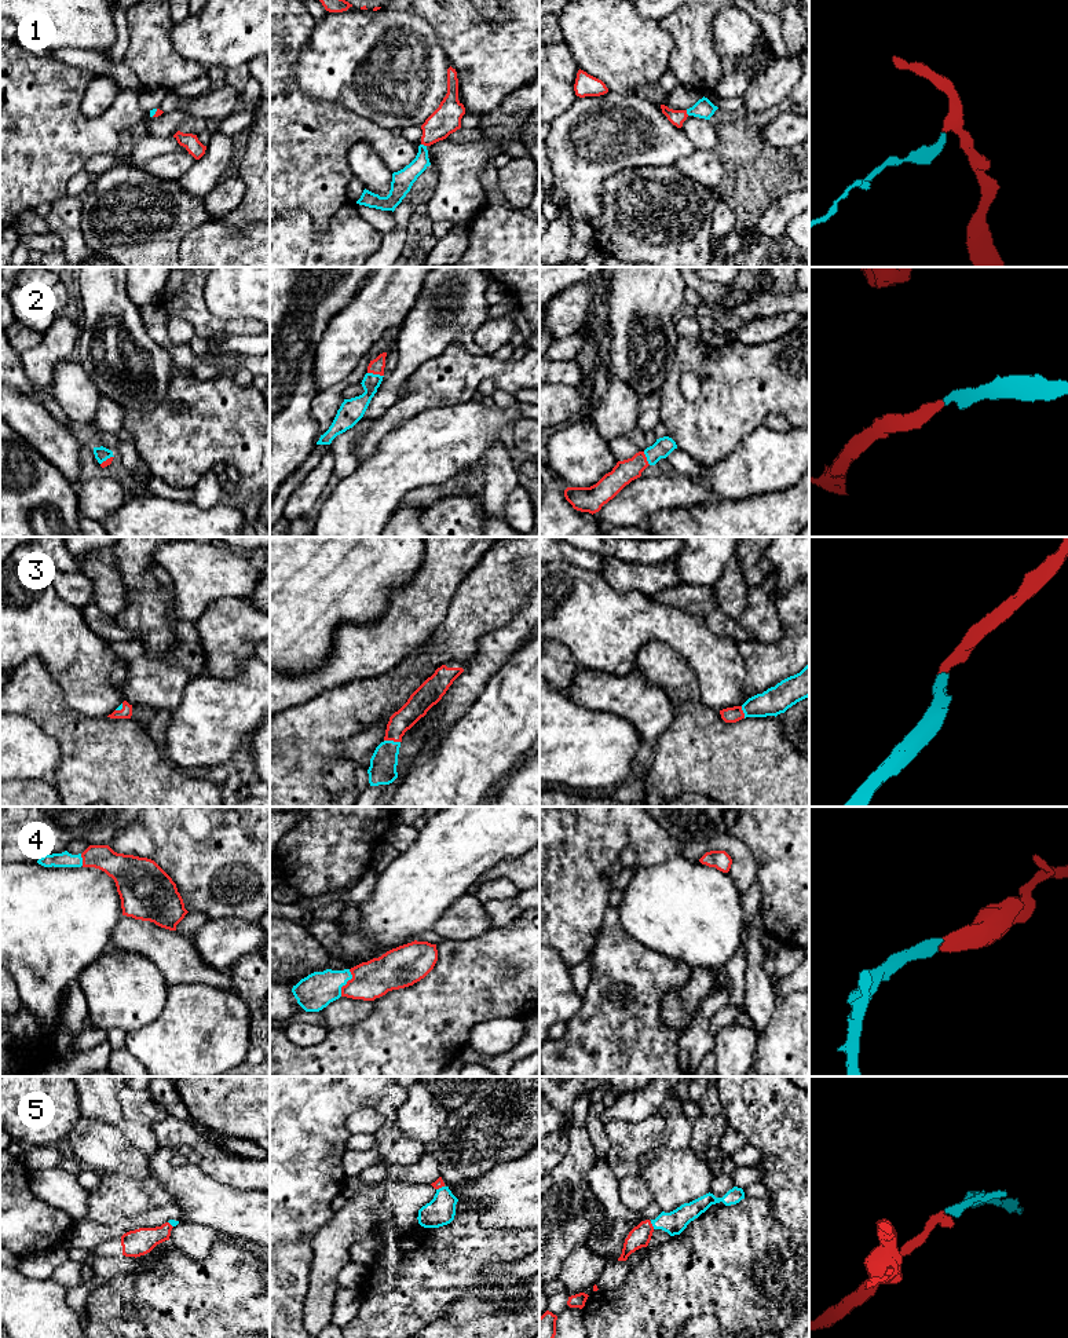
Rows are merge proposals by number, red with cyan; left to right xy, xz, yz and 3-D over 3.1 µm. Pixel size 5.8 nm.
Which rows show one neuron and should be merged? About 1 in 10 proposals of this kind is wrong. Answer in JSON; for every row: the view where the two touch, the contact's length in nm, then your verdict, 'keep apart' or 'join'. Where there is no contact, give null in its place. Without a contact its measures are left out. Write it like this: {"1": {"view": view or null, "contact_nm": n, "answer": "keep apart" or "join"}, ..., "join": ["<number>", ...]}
{"1": {"view": "xz", "contact_nm": 40, "answer": "join"}, "2": {"view": "xz", "contact_nm": 100, "answer": "join"}, "3": {"view": "xz", "contact_nm": 100, "answer": "join"}, "4": {"view": "xz", "contact_nm": 170, "answer": "join"}, "5": {"view": "yz", "contact_nm": 50, "answer": "join"}, "join": ["1", "2", "3", "4", "5"]}

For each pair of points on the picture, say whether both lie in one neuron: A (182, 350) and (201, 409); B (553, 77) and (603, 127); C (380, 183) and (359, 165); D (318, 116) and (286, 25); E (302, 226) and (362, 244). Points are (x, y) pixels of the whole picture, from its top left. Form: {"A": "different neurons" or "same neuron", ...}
{"A": "different neurons", "B": "different neurons", "C": "same neuron", "D": "same neuron", "E": "same neuron"}

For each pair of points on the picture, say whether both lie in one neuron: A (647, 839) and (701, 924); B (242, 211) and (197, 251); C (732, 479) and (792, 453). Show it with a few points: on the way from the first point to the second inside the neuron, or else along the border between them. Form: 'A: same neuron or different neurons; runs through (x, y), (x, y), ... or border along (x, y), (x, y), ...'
A: different neurons; border along (679, 855), (658, 863), (639, 865)
B: different neurons; border along (220, 219), (233, 227), (255, 223)
C: same neuron; runs through (748, 475), (764, 461), (776, 461)

